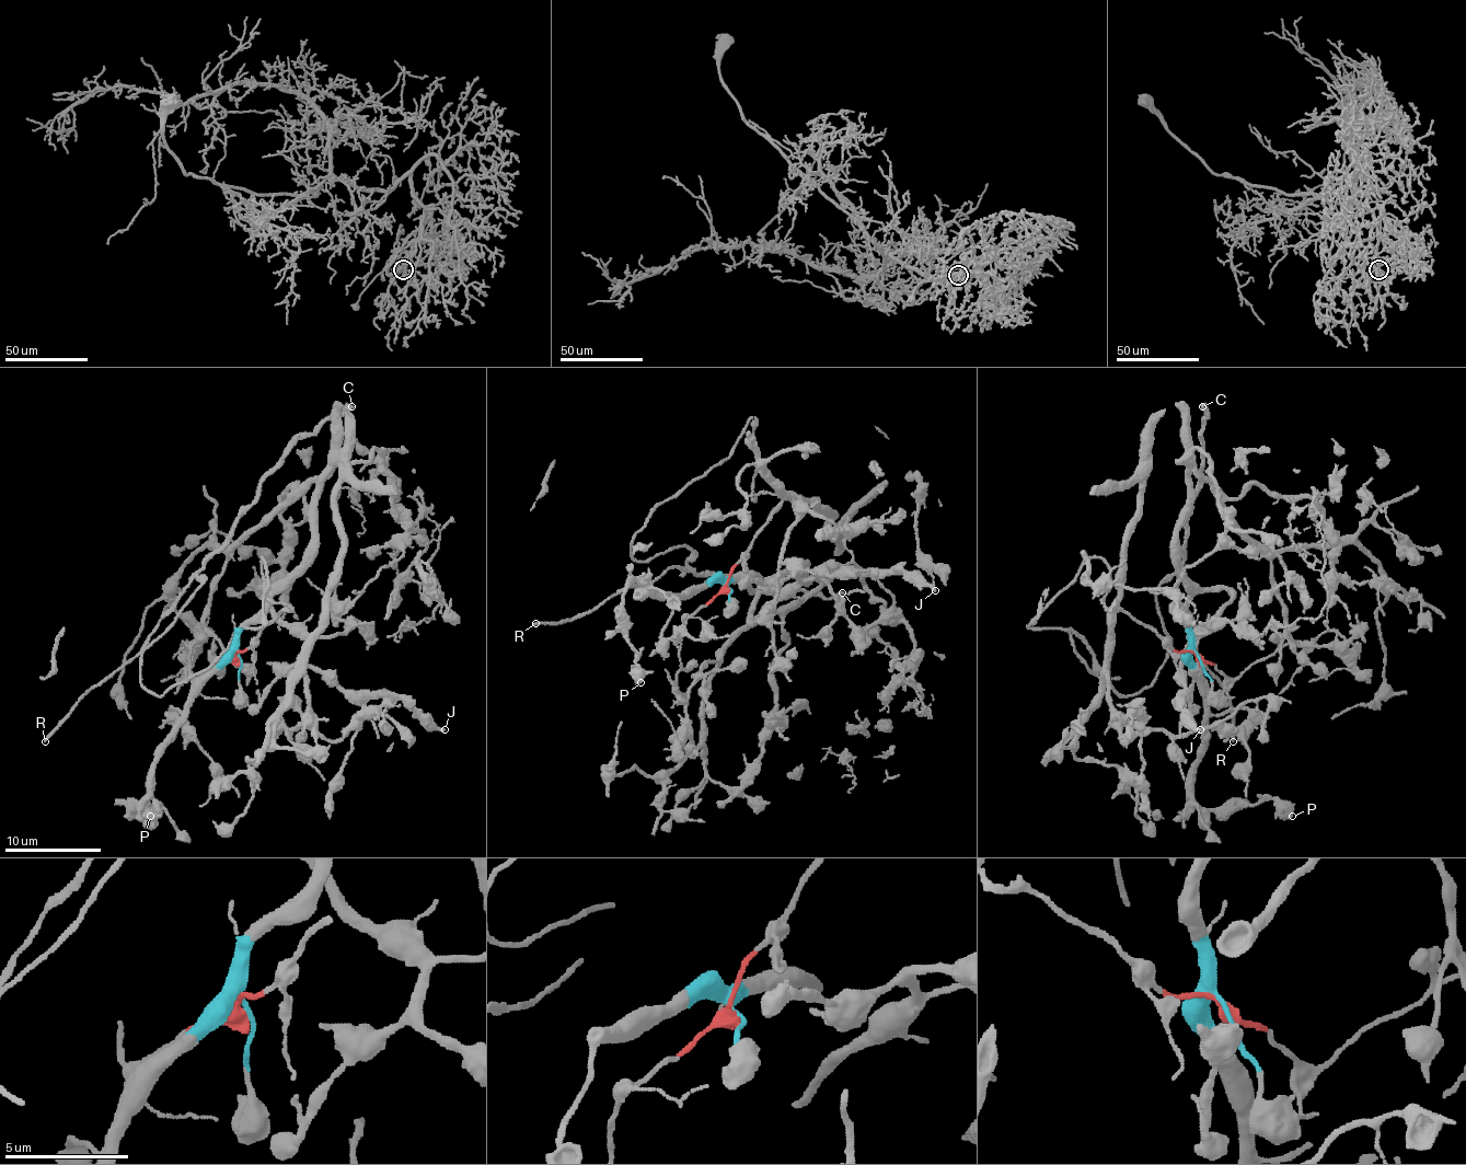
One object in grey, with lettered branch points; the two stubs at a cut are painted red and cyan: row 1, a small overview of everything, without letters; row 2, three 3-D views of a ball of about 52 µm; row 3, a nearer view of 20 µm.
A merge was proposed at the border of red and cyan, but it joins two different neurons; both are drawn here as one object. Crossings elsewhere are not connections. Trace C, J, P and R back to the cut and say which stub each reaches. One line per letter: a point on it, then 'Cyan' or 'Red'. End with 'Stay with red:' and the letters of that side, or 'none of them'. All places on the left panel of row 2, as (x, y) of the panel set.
C: Place: (351, 406). Red
J: Place: (445, 729). Cyan
P: Place: (150, 816). Cyan
R: Place: (45, 741). Red
Stay with red: C, R

